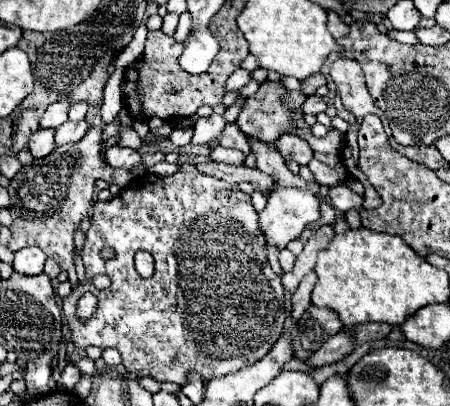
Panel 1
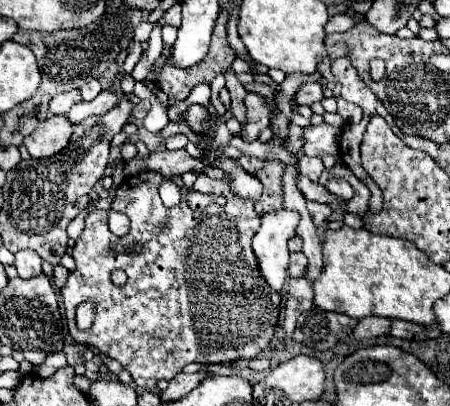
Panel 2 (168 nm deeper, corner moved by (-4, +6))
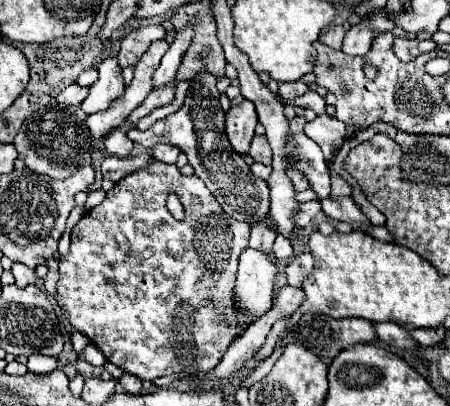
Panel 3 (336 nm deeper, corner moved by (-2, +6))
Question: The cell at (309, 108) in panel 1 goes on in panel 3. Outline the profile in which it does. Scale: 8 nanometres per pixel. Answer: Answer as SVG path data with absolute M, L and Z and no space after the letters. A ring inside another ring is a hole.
M298 80L298 82L284 82L284 84L280 84L280 96L282 96L284 100L292 100L292 98L304 96L308 90L310 90L310 88L308 88L308 84L304 84L302 80Z

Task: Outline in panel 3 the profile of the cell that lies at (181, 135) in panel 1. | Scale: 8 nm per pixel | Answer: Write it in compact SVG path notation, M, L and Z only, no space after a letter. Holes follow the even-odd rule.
M158 144L152 148L152 156L160 162L166 162L166 164L174 164L178 154L180 154L178 146L172 146L172 144Z

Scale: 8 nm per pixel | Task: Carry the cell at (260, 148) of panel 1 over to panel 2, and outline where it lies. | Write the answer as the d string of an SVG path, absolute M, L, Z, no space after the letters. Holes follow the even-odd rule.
M298 176L298 188L302 190L302 194L312 200L312 202L322 202L322 204L344 204L346 200L336 198L334 194L330 194L324 186L320 186L318 182L312 182L304 176Z

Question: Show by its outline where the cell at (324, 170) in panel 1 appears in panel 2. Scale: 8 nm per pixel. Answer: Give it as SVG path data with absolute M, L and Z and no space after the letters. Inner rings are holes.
M304 154L298 156L298 172L302 176L310 178L312 182L318 182L322 170L324 170L324 164L322 164L320 158L310 158L310 156L304 156Z

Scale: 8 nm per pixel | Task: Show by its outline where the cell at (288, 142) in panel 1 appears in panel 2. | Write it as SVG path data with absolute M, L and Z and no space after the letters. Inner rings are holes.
M322 122L320 126L306 126L304 128L304 154L306 156L338 156L338 144L340 144L340 134L342 130L336 126L330 126L326 122Z

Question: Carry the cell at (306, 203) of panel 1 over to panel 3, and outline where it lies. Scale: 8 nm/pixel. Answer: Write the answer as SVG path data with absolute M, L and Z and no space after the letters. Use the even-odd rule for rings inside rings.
M246 248L240 254L234 300L238 302L244 326L270 310L276 294L276 276L278 260L270 254L254 248Z

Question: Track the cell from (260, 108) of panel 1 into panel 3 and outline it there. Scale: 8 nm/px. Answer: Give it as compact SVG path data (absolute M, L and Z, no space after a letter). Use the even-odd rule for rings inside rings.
M244 100L240 106L234 106L228 110L226 136L238 154L248 152L256 124L258 124L258 114L254 104L250 104L250 100Z

